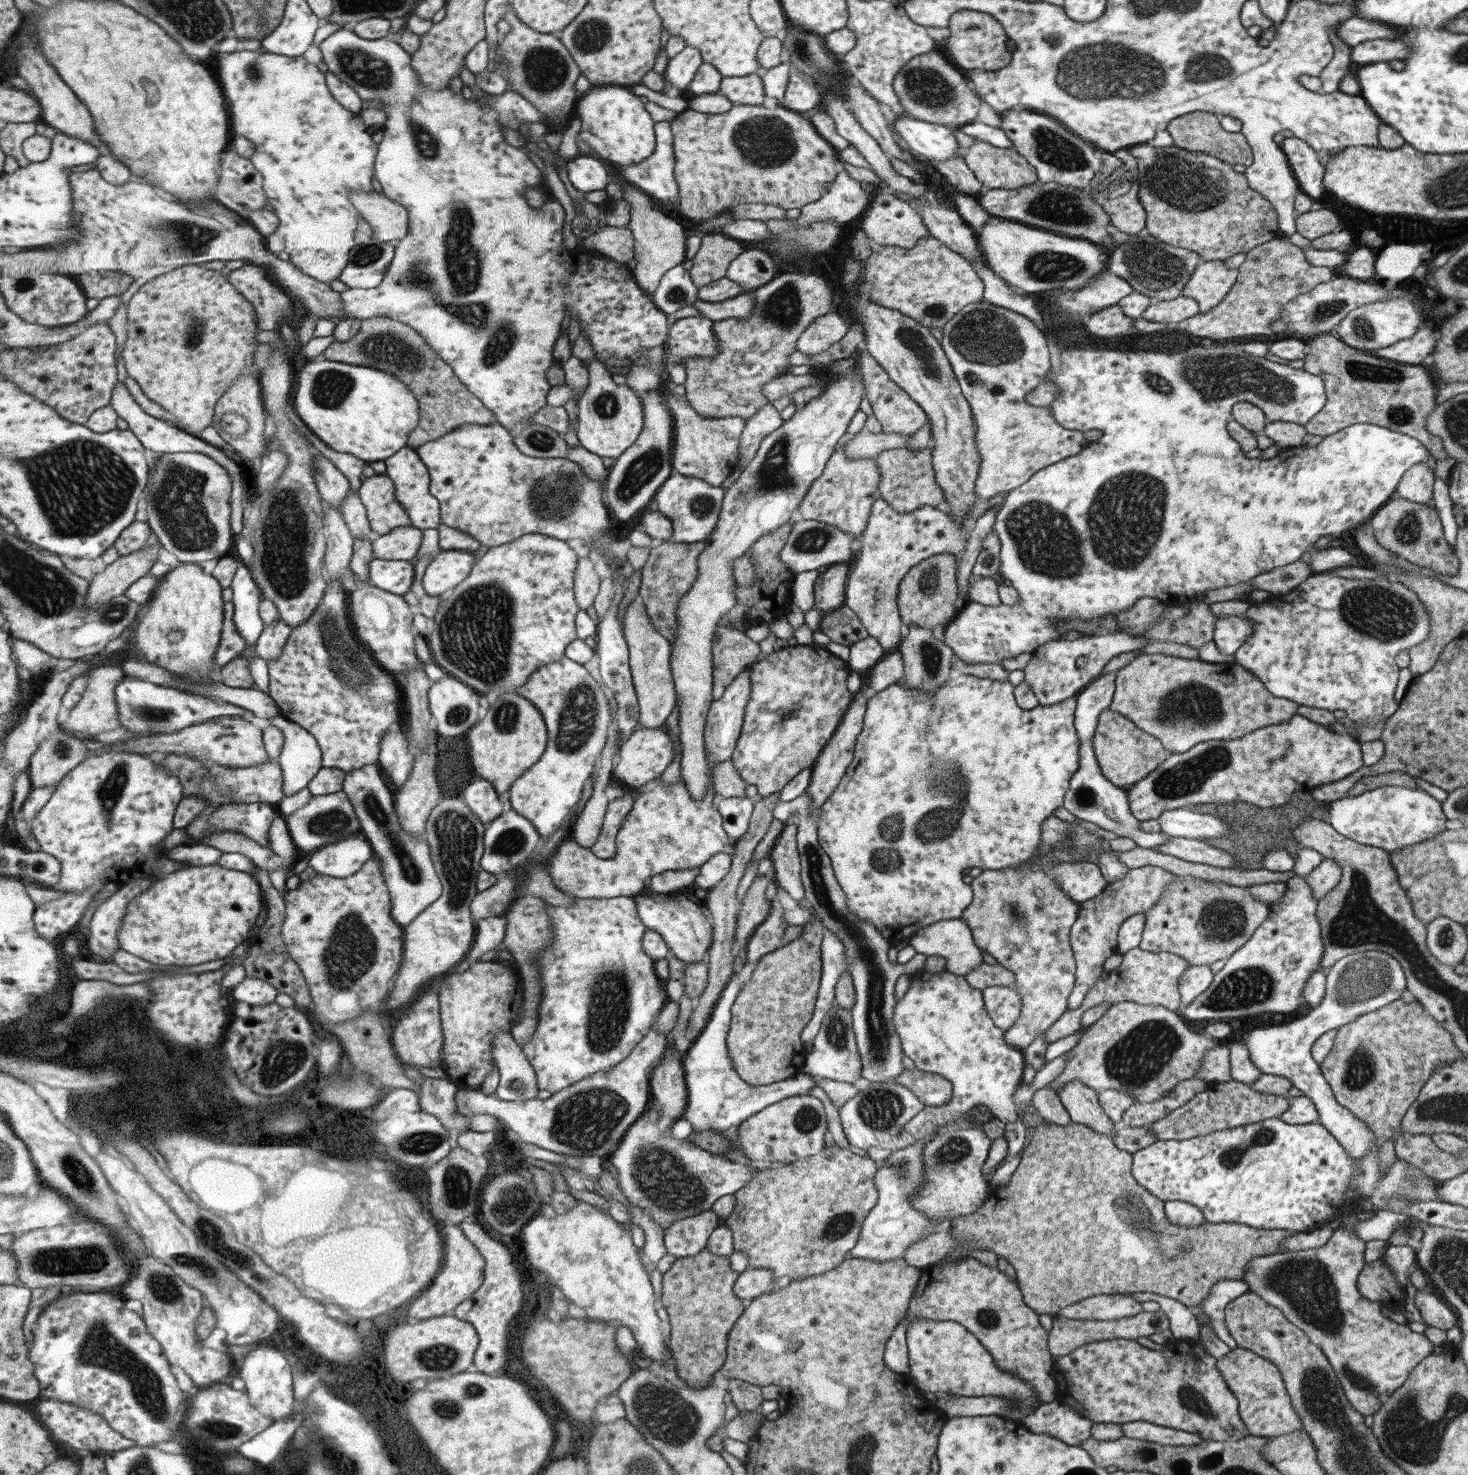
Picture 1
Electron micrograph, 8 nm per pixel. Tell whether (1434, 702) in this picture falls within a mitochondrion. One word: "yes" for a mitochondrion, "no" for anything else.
no

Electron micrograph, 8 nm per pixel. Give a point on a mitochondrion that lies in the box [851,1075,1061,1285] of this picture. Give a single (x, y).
(880, 1109)

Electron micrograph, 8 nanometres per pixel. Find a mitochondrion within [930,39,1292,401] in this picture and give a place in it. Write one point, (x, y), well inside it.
(984, 339)

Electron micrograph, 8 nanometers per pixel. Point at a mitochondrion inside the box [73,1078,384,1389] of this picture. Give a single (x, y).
(214, 1237)

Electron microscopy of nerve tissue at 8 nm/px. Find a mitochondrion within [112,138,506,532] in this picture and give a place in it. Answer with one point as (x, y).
(188, 237)

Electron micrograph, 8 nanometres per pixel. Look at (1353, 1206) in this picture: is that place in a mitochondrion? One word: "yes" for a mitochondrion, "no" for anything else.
no

